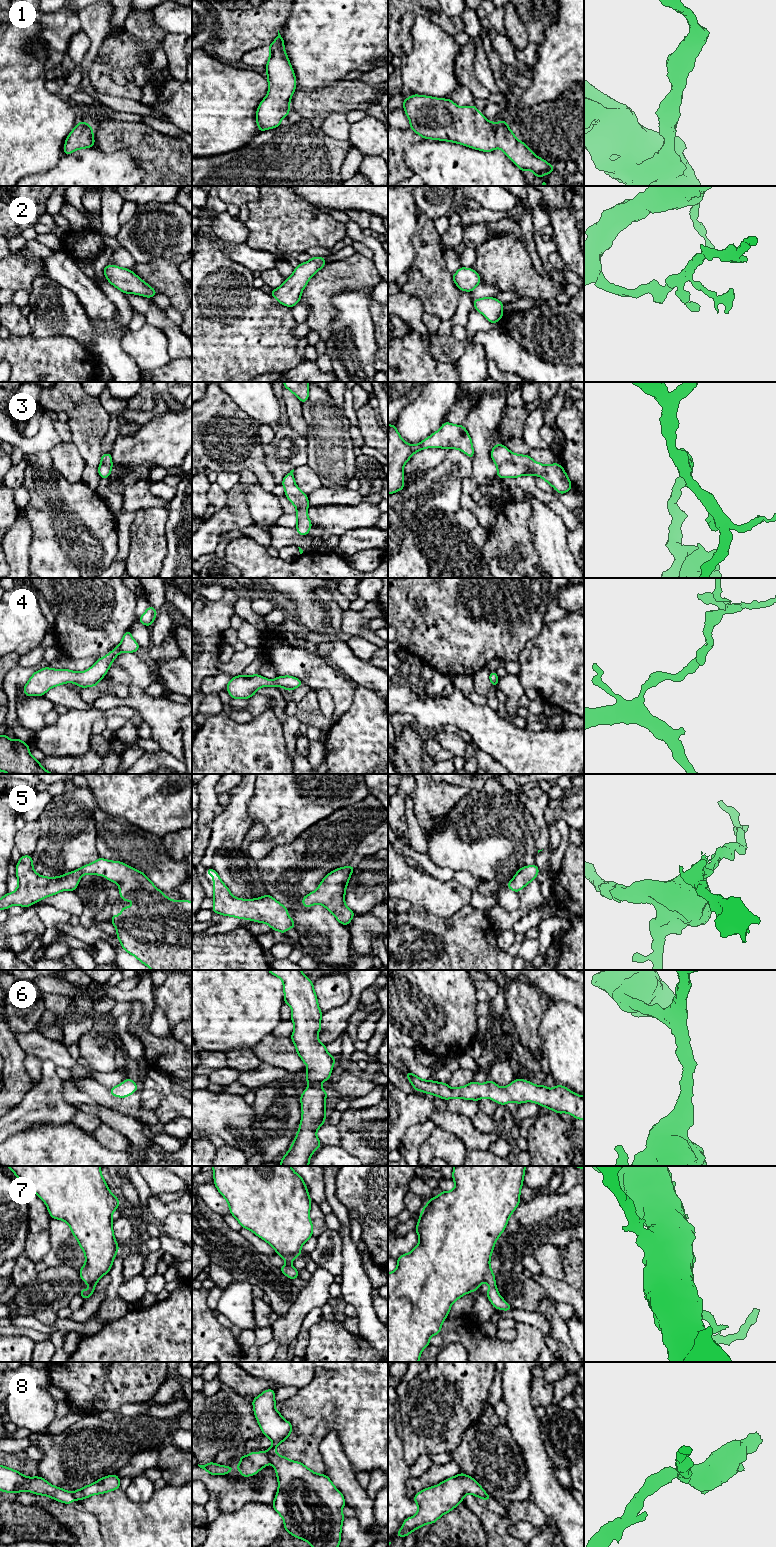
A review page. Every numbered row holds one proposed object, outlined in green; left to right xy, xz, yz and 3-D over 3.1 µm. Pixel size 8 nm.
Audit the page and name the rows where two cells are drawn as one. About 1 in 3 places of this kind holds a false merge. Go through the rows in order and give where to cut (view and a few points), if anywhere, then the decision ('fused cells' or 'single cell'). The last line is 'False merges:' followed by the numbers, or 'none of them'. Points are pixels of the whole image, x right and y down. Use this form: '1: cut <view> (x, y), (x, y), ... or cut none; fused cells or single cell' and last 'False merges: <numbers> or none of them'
1: cut none; single cell
2: cut none; single cell
3: cut none; single cell
4: cut none; single cell
5: cut none; single cell
6: cut none; single cell
7: cut none; single cell
8: cut xz (266, 1451), (271, 1462); fused cells
False merges: 8

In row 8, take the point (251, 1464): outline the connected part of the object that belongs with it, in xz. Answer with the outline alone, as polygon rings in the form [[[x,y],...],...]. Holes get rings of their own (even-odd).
[[[267,1451],[251,1452],[246,1456],[240,1456],[240,1463],[235,1467],[239,1469],[242,1477],[248,1477],[256,1475],[270,1463]]]

